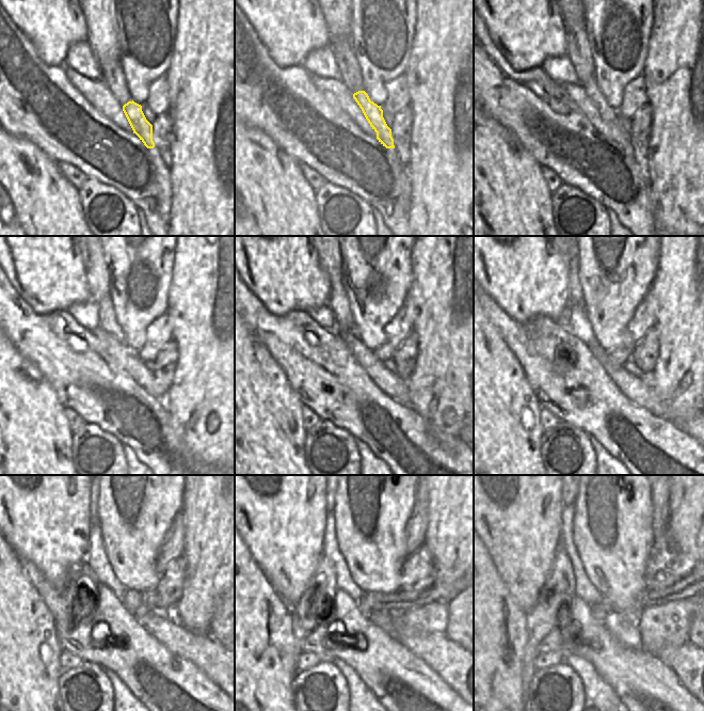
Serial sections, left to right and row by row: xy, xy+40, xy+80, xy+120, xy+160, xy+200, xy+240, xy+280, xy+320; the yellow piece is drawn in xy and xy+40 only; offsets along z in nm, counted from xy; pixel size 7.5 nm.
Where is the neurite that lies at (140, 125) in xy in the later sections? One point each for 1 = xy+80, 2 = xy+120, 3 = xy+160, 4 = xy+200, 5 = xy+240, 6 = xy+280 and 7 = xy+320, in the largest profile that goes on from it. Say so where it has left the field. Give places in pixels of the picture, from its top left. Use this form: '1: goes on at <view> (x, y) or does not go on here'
1: goes on at xy+80 (591, 88)
2: goes on at xy+120 (108, 321)
3: goes on at xy+160 (338, 302)
4: goes on at xy+200 (575, 294)
5: goes on at xy+240 (94, 498)
6: goes on at xy+280 (330, 496)
7: goes on at xy+320 (569, 496)

